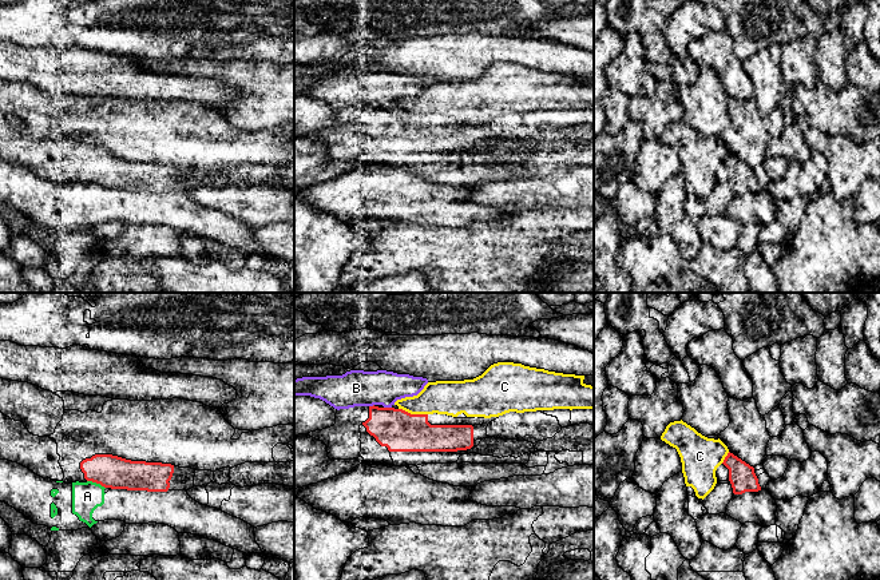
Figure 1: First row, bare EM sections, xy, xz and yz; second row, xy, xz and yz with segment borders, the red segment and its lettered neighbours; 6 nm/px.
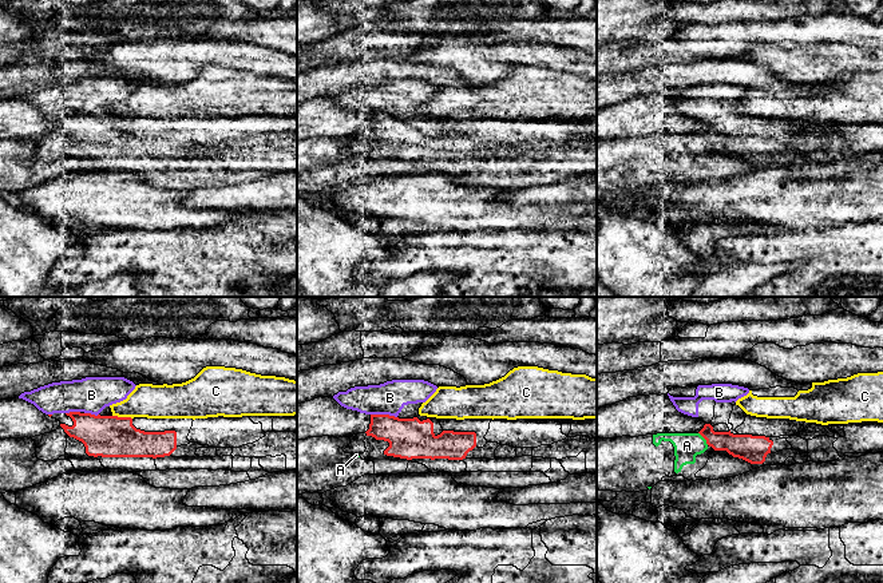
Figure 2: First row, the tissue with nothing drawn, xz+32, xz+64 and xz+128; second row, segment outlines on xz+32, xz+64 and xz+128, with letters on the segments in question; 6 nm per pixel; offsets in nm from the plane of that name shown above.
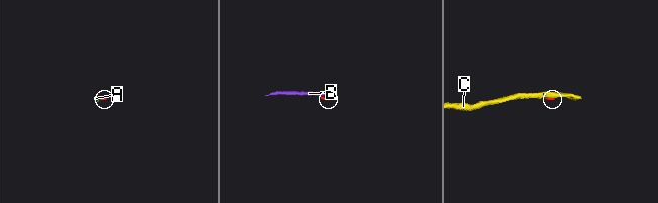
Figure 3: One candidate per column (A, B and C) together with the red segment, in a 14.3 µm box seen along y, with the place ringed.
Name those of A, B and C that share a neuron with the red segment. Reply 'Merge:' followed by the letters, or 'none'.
Merge: none

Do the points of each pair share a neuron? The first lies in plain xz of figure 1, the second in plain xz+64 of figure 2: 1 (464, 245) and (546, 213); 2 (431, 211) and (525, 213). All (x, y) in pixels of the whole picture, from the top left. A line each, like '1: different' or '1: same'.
1: different
2: same

